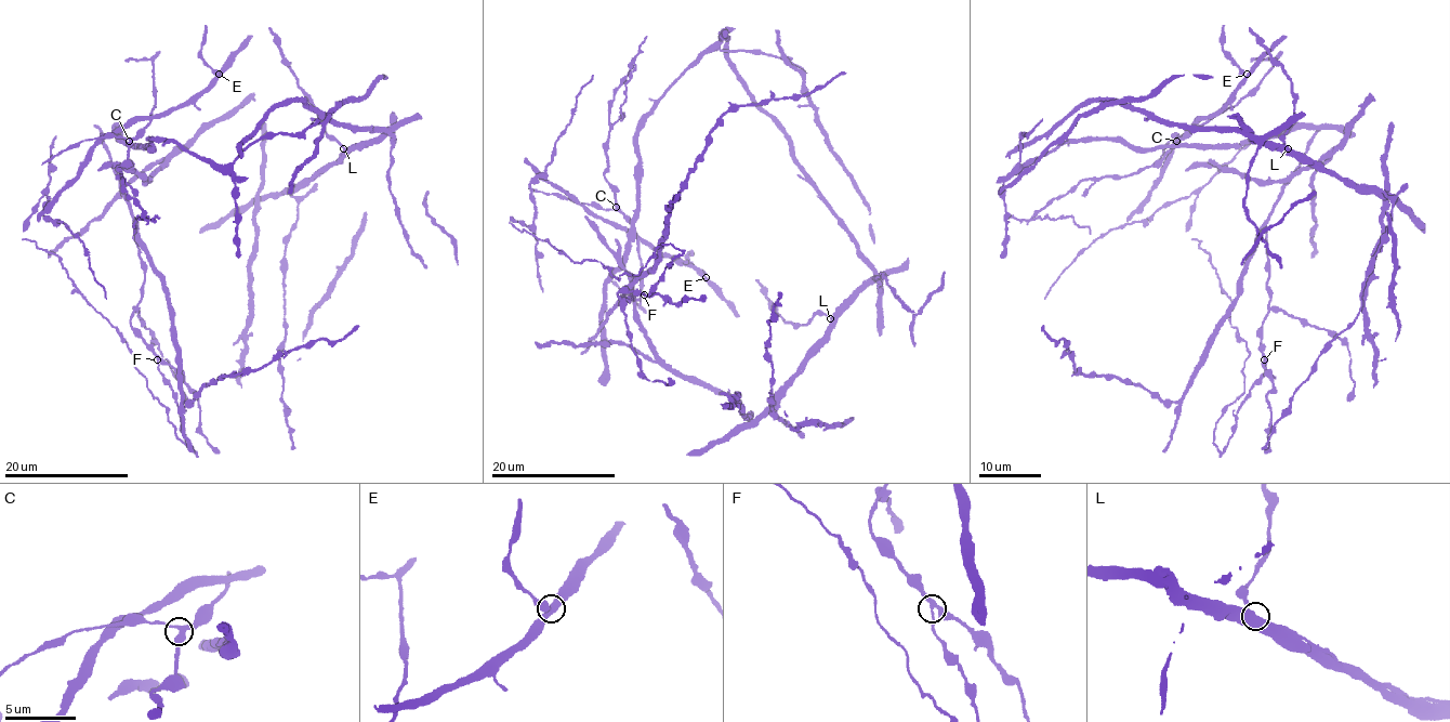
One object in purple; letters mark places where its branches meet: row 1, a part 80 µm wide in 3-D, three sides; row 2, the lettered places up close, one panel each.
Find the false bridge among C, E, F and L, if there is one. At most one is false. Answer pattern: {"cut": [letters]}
{"cut": ["F"]}

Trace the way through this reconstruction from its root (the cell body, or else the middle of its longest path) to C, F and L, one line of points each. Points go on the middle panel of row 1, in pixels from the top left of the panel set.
C: (637, 136), (636, 217), (632, 221), (616, 207)
F: (637, 136), (634, 238), (605, 289), (604, 343), (590, 343), (620, 297), (632, 299), (619, 292), (644, 296)
L: (637, 136), (637, 122), (704, 53), (726, 50), (737, 79), (783, 132), (793, 161), (874, 272), (830, 318)

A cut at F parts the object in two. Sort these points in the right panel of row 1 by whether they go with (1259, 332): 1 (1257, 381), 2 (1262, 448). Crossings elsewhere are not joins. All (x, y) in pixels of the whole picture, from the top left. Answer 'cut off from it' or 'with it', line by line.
1: cut off from it
2: with it

